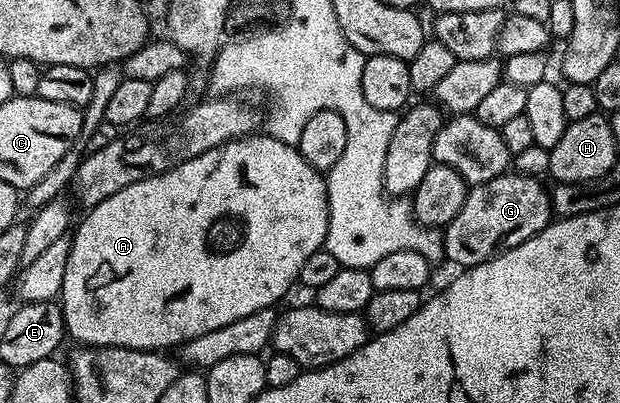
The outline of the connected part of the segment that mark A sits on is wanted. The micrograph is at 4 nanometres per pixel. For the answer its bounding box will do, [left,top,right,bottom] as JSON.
[59,132,329,352]

